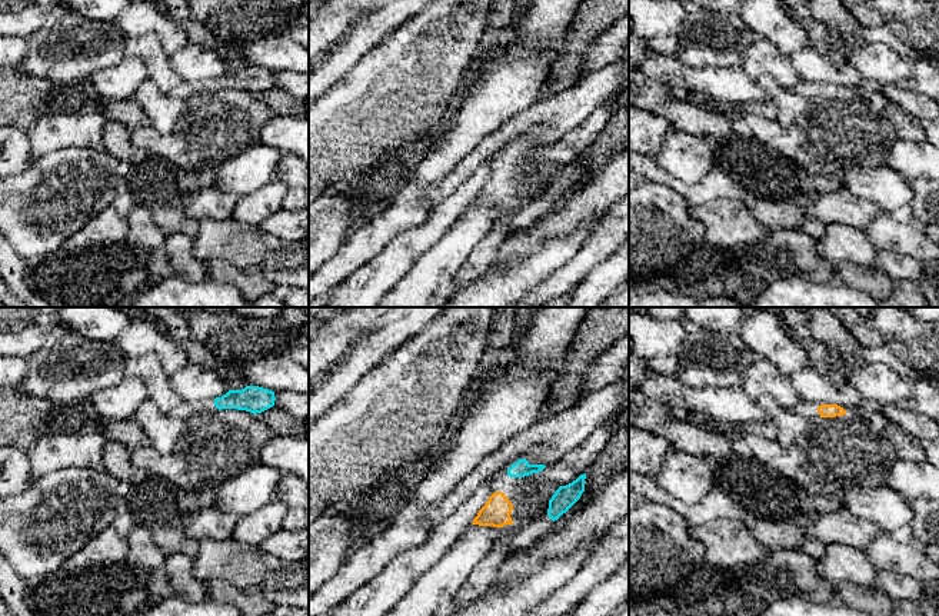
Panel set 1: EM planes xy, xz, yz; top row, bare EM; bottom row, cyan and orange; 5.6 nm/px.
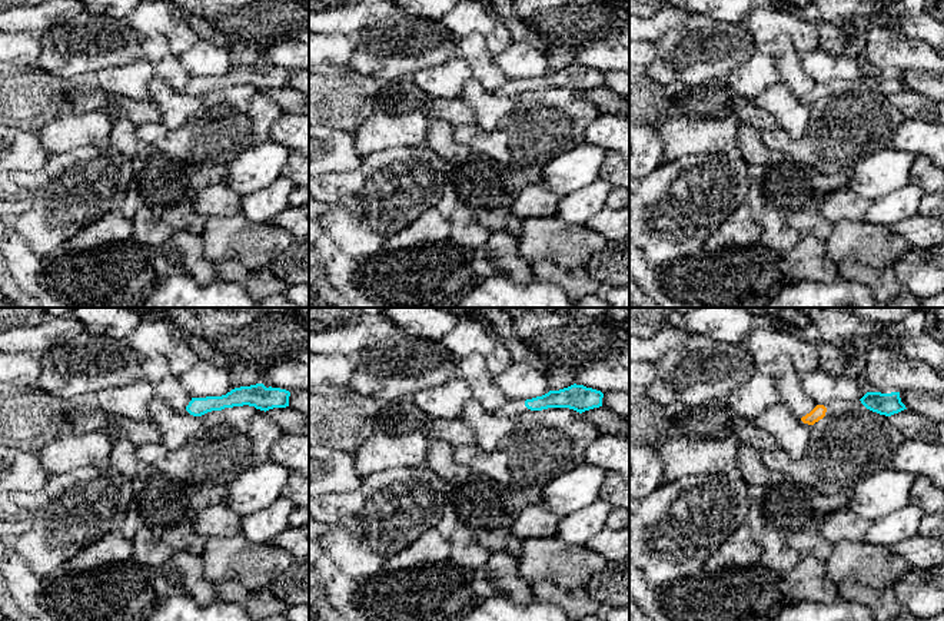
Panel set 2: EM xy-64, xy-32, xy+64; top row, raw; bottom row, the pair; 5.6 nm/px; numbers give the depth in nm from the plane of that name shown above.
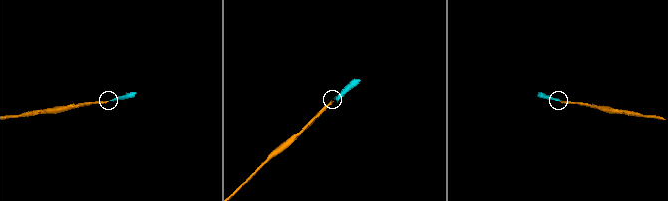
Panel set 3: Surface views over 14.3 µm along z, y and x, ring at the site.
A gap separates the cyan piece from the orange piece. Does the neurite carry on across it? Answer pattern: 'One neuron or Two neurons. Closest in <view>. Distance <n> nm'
One neuron. Closest in xz. Distance 100 nm

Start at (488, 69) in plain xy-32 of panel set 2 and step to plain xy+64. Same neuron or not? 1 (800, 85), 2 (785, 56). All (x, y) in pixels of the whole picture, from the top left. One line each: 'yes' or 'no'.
1: yes
2: yes

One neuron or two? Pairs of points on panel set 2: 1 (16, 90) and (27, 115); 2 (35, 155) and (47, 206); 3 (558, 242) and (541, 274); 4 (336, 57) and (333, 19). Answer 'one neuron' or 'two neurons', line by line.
1: one neuron
2: two neurons
3: two neurons
4: two neurons

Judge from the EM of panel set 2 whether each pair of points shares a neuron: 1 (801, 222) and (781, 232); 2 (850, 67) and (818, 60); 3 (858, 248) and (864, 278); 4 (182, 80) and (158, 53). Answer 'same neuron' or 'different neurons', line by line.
1: different neurons
2: same neuron
3: different neurons
4: same neuron

